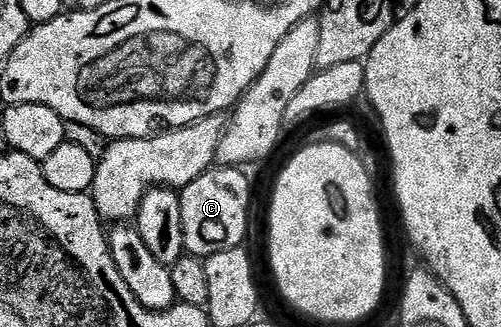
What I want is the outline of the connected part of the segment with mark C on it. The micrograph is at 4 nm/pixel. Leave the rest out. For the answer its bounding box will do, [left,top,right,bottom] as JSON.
[179,165,249,257]

